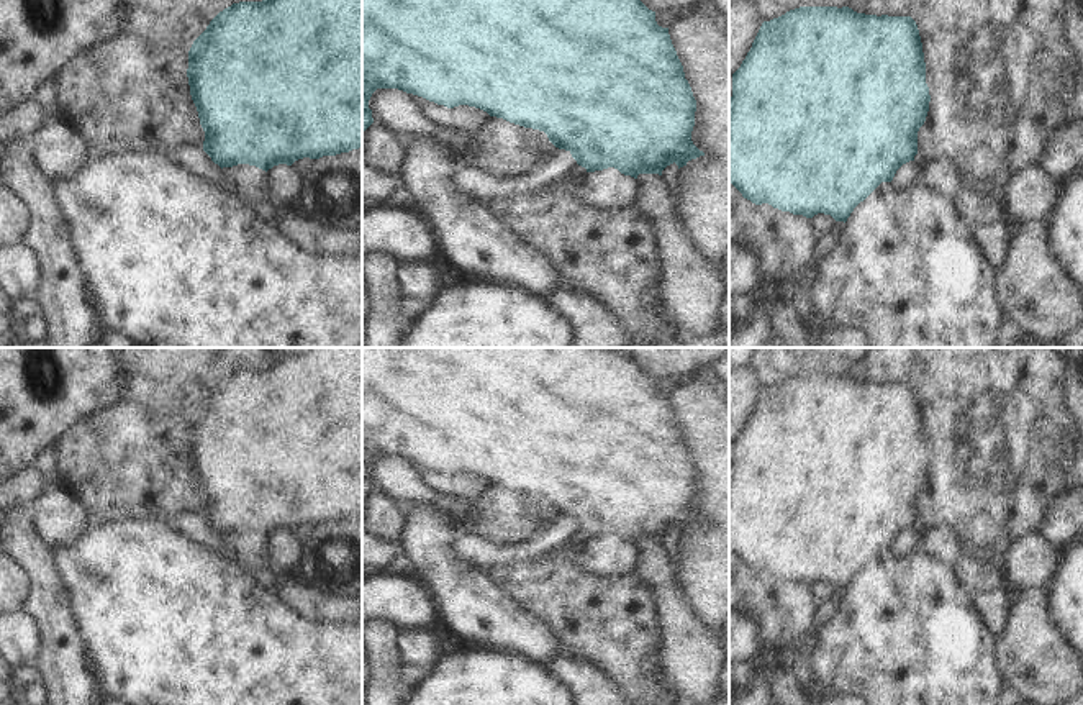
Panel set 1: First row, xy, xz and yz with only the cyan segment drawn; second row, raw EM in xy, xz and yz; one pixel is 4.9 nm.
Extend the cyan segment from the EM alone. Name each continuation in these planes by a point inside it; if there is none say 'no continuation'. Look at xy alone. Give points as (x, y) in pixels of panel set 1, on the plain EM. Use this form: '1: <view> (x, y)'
no continuation

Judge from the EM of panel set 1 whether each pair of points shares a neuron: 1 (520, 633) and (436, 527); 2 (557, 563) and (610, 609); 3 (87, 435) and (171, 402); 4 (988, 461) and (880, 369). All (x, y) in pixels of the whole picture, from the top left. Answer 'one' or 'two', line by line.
1: one
2: one
3: one
4: one

